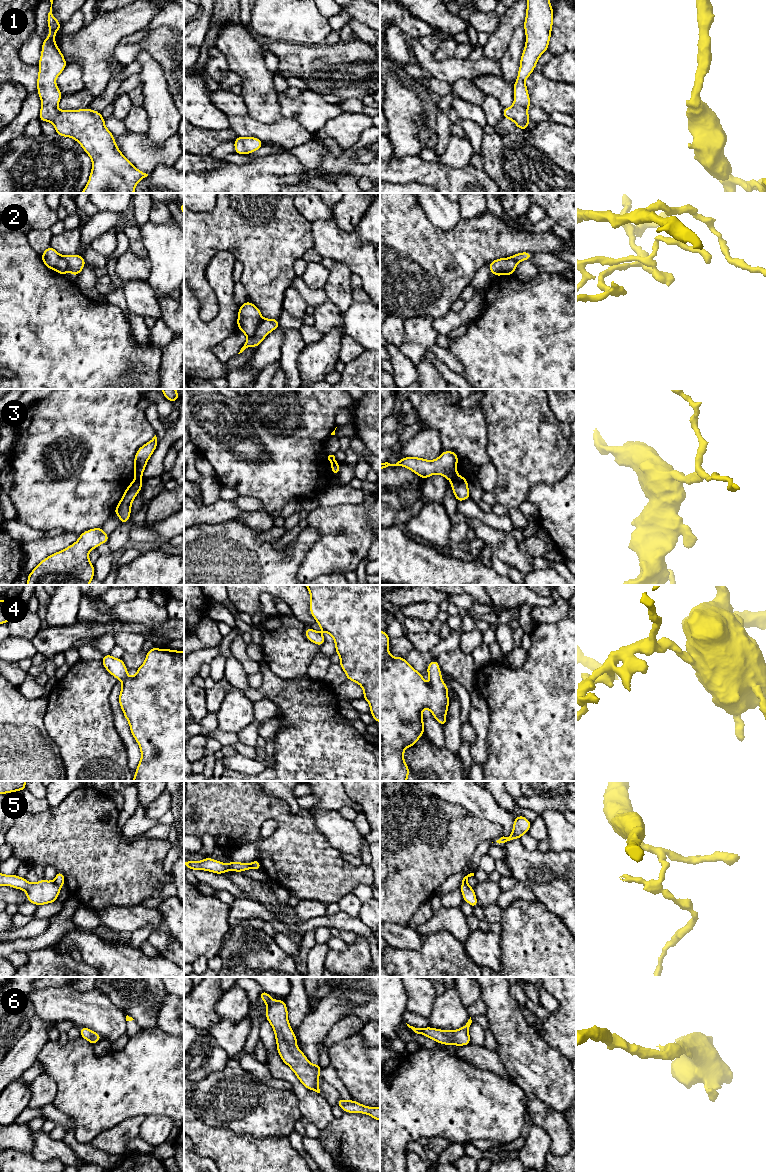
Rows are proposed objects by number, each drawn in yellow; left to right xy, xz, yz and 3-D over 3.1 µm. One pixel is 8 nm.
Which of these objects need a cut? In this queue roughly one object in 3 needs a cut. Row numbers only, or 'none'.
2, 3, 5

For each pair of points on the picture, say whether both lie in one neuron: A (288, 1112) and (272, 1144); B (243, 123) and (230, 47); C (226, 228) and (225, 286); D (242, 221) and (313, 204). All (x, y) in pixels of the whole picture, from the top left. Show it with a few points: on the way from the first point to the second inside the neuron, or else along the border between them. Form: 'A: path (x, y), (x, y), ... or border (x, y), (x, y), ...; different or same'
A: border (252, 1136), (287, 1137); different
B: border (249, 115), (256, 120), (271, 124); different
C: border (236, 258), (227, 251), (218, 251), (208, 265); different
D: border (293, 203), (295, 208), (311, 222); different

